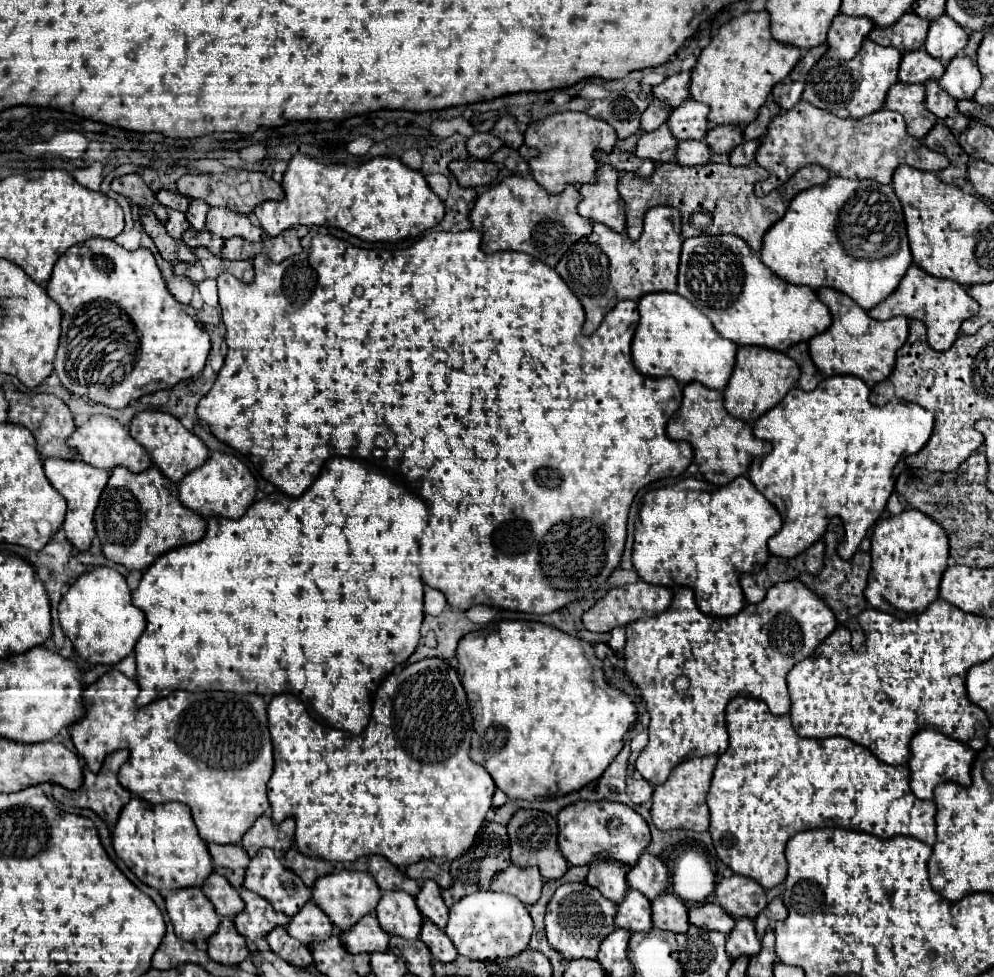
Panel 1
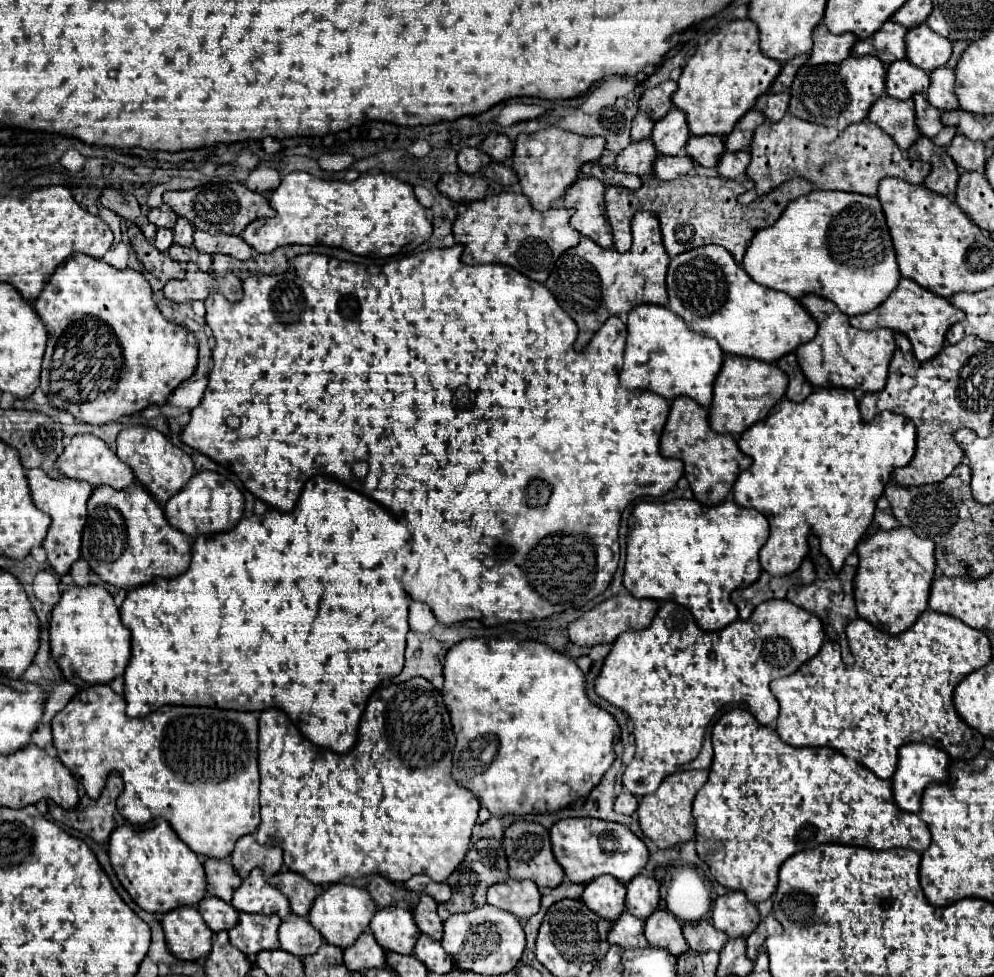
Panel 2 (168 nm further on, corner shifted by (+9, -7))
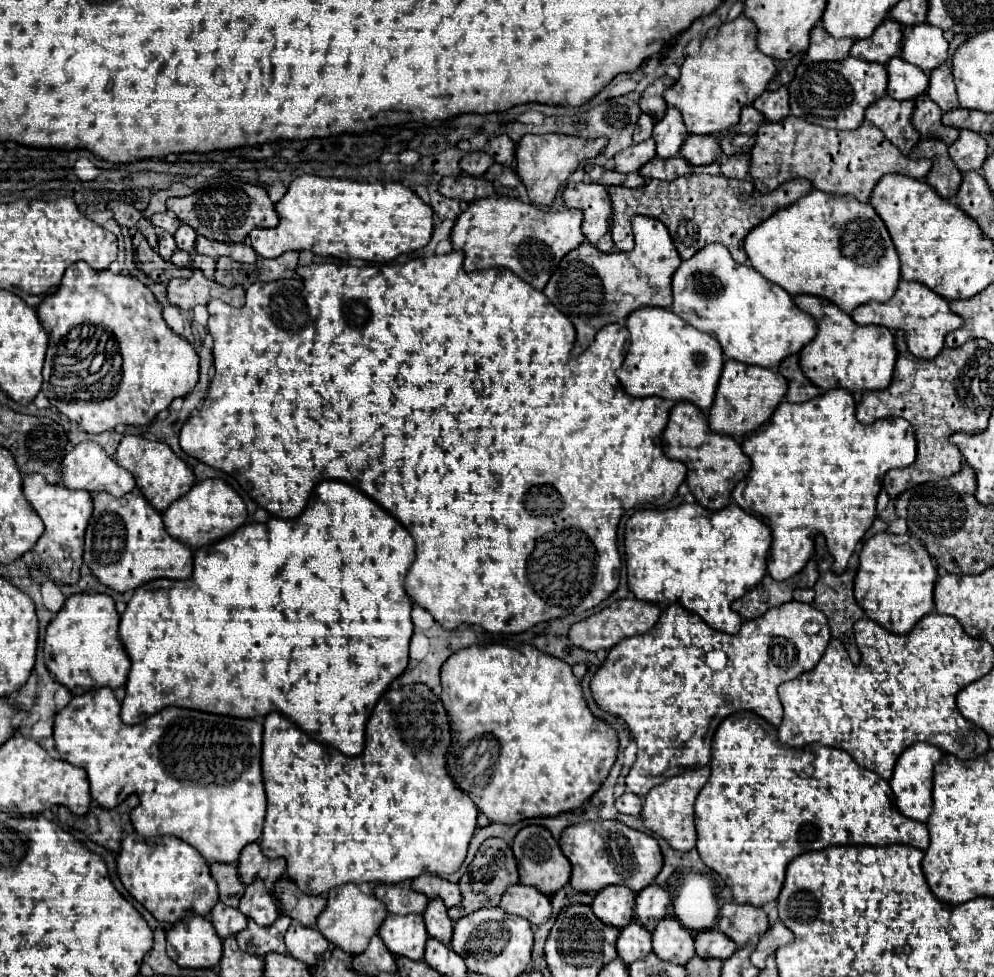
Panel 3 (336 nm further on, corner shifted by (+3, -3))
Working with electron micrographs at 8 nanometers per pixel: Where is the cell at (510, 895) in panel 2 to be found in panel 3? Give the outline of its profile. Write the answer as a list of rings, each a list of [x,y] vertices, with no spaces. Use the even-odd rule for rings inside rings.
[[[513,884],[511,888],[507,888],[507,892],[501,896],[499,906],[505,912],[517,914],[517,916],[529,920],[535,926],[539,926],[551,918],[549,896],[539,892],[537,888],[523,886],[523,884]]]

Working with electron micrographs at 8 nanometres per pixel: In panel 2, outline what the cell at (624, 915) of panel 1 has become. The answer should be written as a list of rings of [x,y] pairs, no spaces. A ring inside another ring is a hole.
[[[623,912],[609,932],[609,944],[617,944],[621,948],[645,948],[647,940],[643,936],[643,924],[643,920],[637,920],[635,916],[629,916],[629,912]]]

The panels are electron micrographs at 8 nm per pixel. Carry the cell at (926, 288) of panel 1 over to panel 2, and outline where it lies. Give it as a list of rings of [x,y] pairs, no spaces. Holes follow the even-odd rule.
[[[901,278],[899,286],[895,288],[895,292],[881,304],[877,306],[873,312],[867,314],[859,314],[849,318],[849,324],[853,324],[853,328],[859,330],[875,330],[875,328],[889,328],[889,330],[897,330],[903,332],[911,346],[913,346],[913,354],[919,362],[925,362],[933,356],[937,356],[937,352],[941,352],[943,344],[945,344],[945,332],[961,322],[965,318],[965,314],[957,308],[953,308],[953,304],[949,304],[945,298],[921,288],[917,282]]]

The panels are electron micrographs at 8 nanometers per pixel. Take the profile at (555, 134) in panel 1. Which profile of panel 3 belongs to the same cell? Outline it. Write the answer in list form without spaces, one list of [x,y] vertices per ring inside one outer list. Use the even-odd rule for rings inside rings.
[[[525,134],[517,148],[517,174],[527,188],[529,200],[535,206],[549,206],[557,196],[557,190],[577,170],[577,166],[589,156],[595,158],[607,146],[607,138],[583,140],[565,134]]]

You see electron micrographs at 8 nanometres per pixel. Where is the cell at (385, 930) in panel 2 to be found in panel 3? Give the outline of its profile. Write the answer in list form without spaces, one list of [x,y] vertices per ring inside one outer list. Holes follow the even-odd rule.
[[[389,914],[379,928],[379,936],[385,946],[397,954],[411,960],[421,960],[427,942],[427,930],[421,914]]]

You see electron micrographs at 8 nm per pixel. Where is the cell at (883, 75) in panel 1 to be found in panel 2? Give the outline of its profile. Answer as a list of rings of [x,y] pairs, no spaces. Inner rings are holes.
[[[849,56],[839,66],[805,64],[797,70],[791,86],[789,114],[813,124],[845,130],[849,124],[863,122],[881,94],[885,94],[885,66],[875,56]]]

